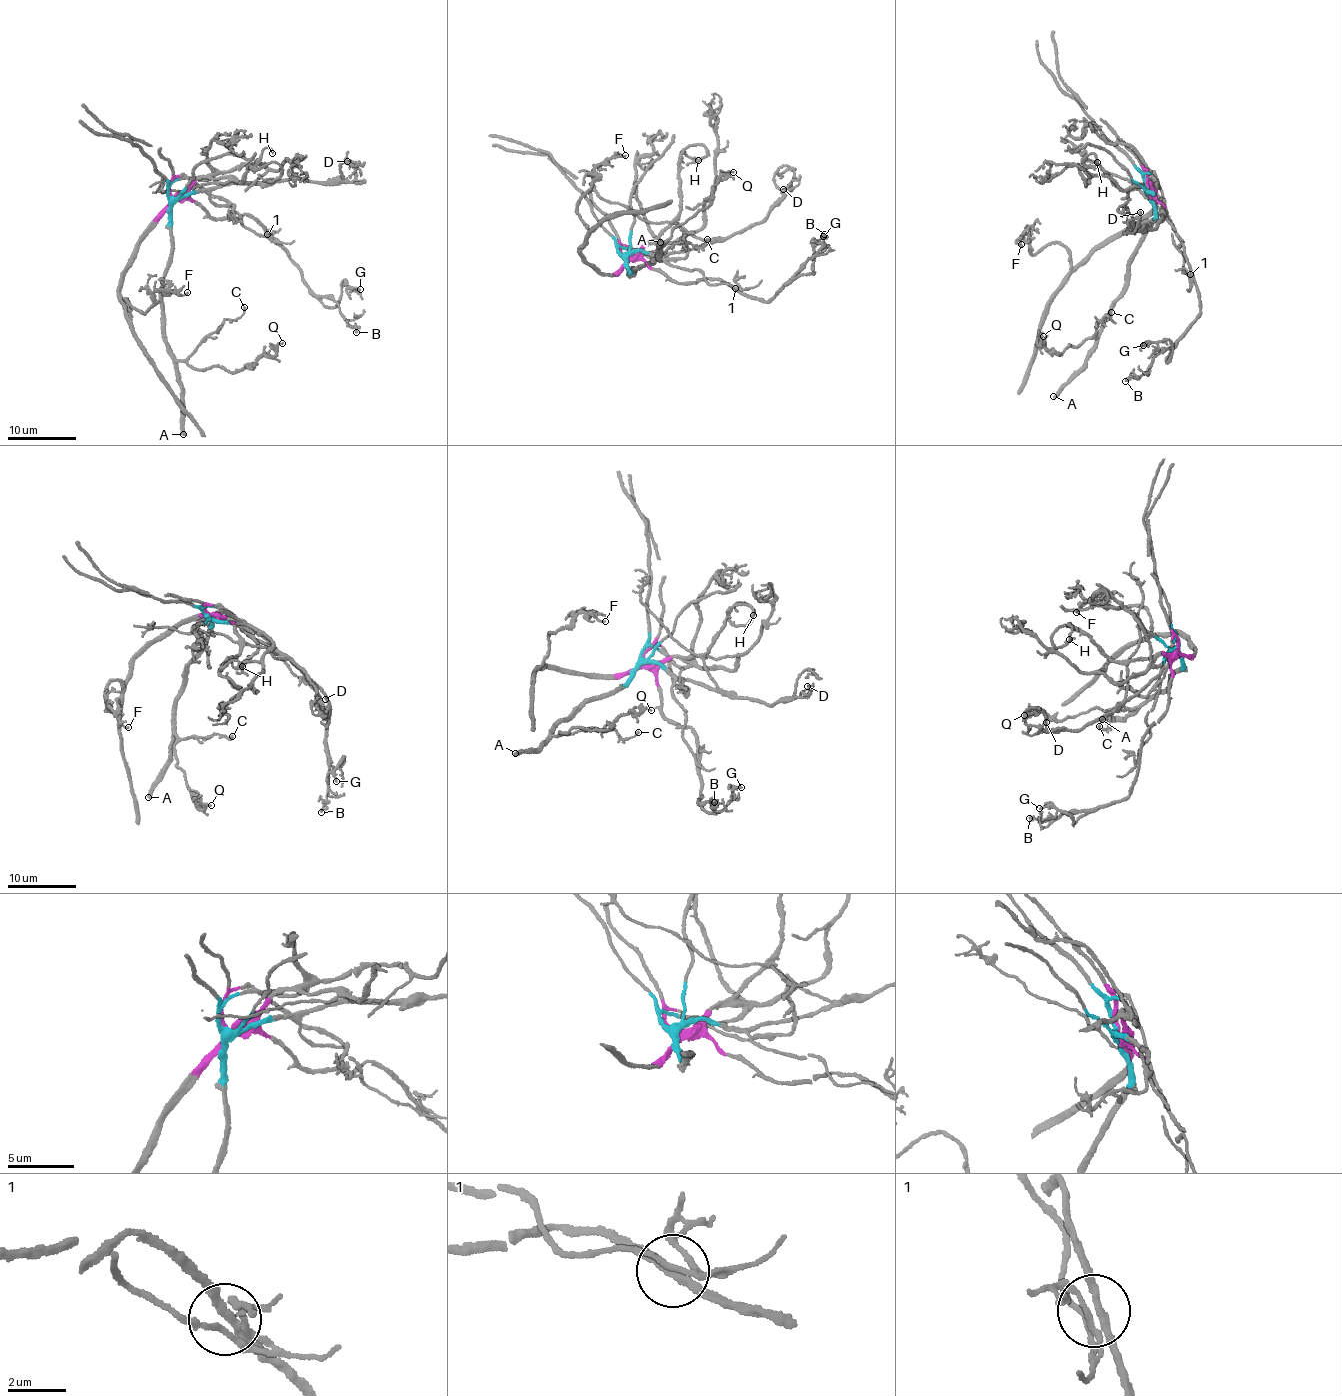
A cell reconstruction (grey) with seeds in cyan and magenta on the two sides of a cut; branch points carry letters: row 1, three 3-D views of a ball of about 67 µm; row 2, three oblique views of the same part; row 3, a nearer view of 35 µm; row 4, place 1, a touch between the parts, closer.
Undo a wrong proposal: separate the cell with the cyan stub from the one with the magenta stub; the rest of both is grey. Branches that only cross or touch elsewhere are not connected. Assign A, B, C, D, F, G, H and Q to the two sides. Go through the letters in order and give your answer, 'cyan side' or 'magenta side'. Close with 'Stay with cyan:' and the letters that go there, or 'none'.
A: cyan side
B: magenta side
C: cyan side
D: cyan side
F: magenta side
G: magenta side
H: magenta side
Q: cyan side
Stay with cyan: A, C, D, Q

